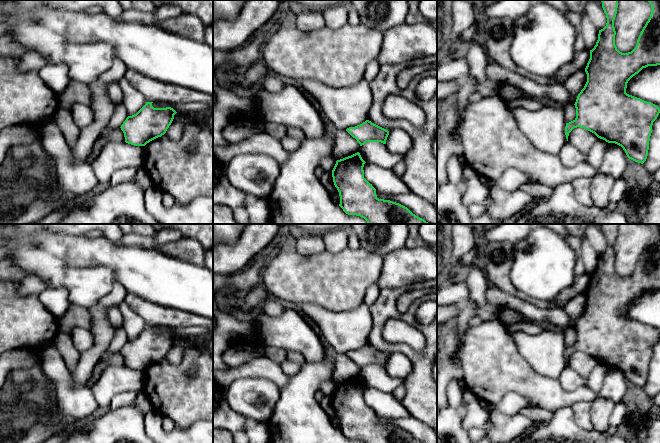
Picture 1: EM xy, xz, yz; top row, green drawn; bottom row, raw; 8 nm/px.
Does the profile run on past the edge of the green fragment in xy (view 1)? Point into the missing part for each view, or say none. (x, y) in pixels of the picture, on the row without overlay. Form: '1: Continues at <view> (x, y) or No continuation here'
1: No continuation here

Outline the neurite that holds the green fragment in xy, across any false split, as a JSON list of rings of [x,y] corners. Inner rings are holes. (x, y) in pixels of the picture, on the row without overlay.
[[[146,326],[136,338],[128,340],[121,349],[126,367],[145,370],[166,357],[177,336],[171,331],[154,332],[152,327]]]

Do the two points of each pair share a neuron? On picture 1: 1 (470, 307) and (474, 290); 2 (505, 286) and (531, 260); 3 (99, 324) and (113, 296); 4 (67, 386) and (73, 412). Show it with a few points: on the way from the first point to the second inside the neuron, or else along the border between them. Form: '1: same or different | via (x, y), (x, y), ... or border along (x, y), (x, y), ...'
1: different | border along (469, 300), (476, 305), (476, 314)
2: different | border along (512, 258), (510, 281), (517, 289), (528, 296)
3: same | via (99, 317), (100, 309), (106, 303)
4: same | via (67, 392), (73, 401), (73, 406)

